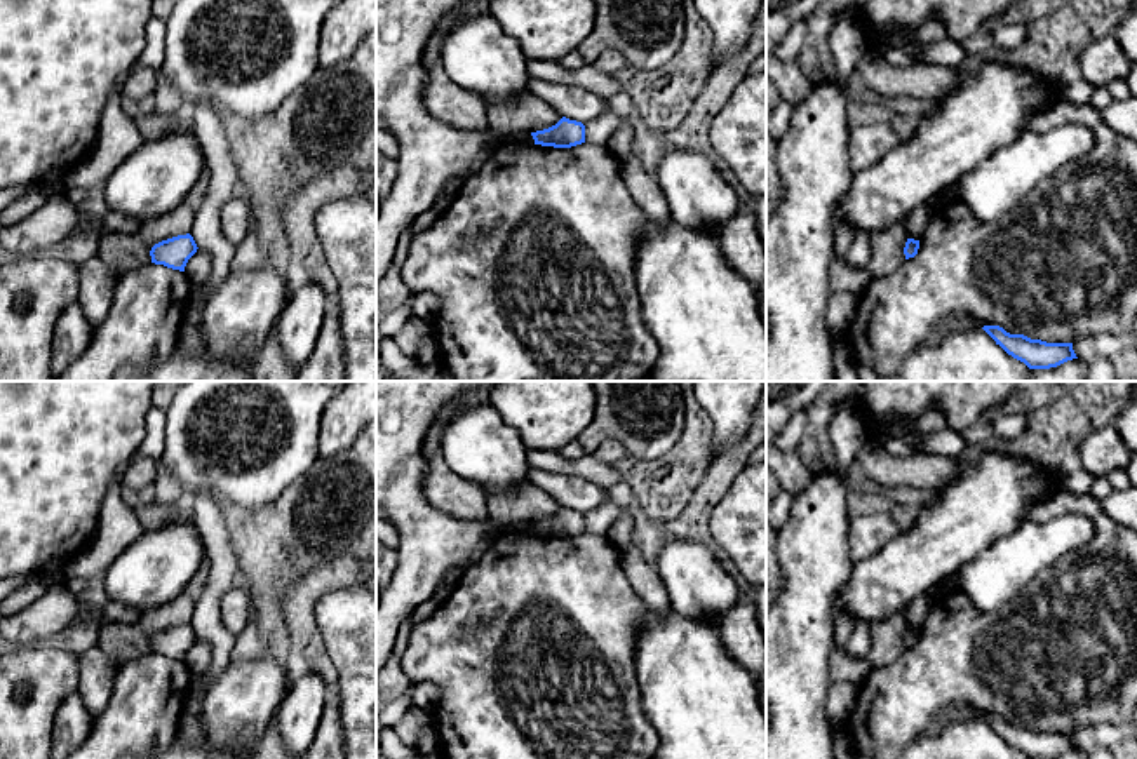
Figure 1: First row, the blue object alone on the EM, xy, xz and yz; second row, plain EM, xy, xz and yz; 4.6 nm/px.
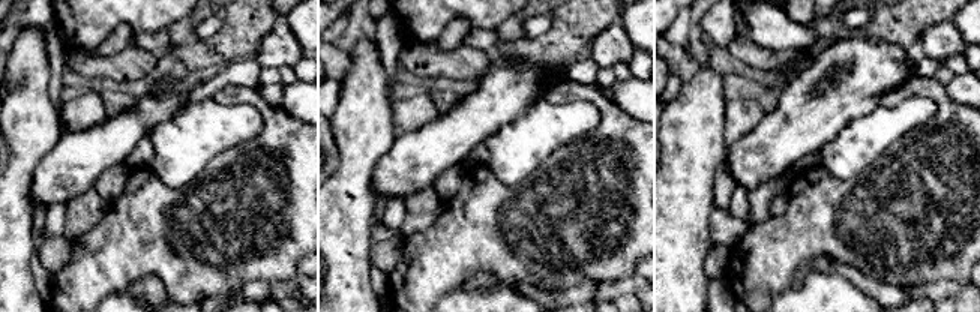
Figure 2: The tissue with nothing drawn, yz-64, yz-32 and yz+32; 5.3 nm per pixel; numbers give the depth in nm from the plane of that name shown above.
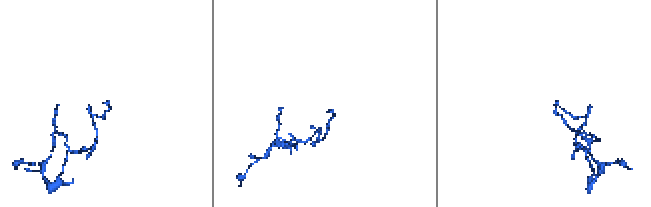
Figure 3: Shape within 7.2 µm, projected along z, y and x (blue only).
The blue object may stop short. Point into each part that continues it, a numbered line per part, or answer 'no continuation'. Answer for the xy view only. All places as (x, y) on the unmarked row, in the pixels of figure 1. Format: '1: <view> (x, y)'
no continuation

